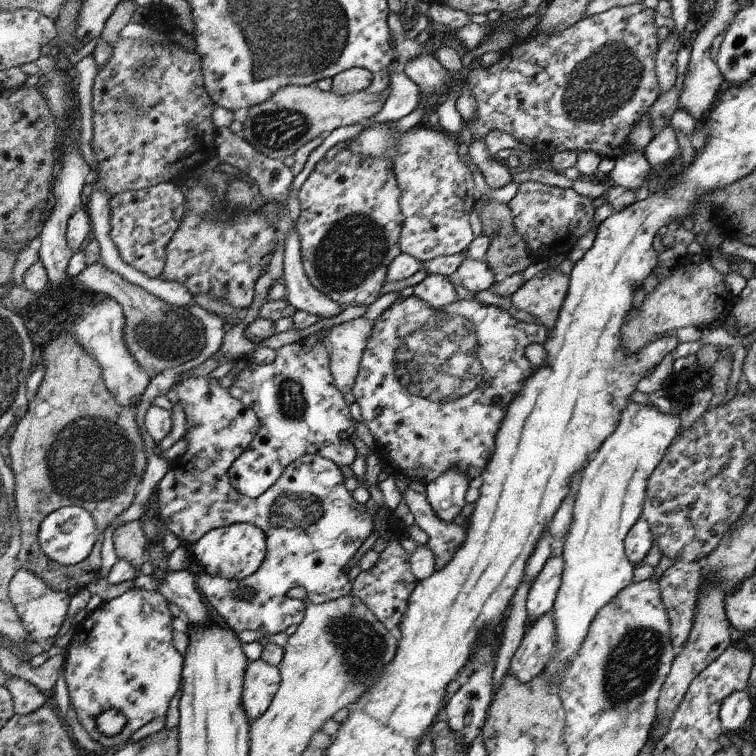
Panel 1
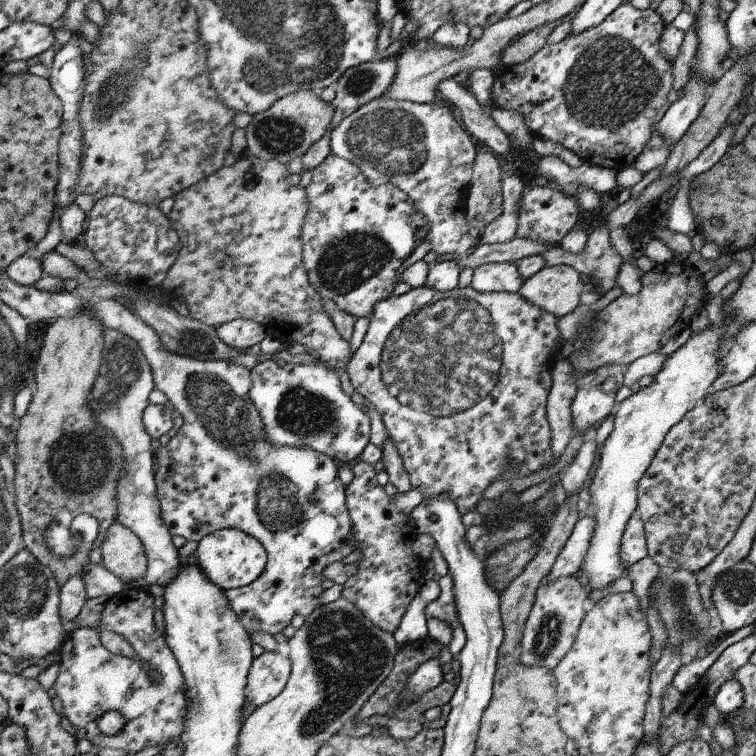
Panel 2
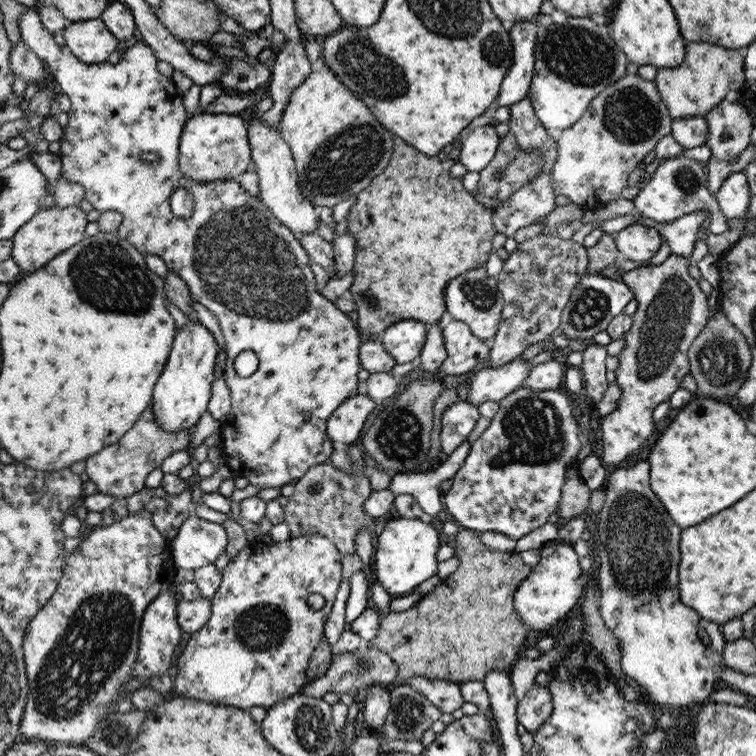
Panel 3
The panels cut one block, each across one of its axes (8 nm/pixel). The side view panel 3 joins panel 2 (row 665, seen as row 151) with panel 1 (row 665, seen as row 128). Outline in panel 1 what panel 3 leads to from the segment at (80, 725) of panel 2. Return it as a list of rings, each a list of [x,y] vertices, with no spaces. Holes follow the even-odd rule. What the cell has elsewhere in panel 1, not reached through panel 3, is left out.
[[[138,588],[127,590],[124,594],[113,598],[112,600],[102,602],[102,604],[92,611],[91,614],[86,616],[84,620],[84,626],[74,635],[75,641],[70,642],[66,649],[64,650],[65,663],[63,666],[63,676],[67,684],[67,689],[69,692],[69,704],[72,704],[72,708],[76,710],[76,716],[83,726],[83,729],[97,742],[100,743],[103,748],[122,748],[126,745],[128,739],[138,728],[142,728],[144,724],[148,724],[154,718],[162,718],[166,715],[168,710],[168,705],[170,700],[178,689],[181,688],[180,680],[182,678],[183,671],[183,656],[174,648],[173,645],[173,632],[174,630],[170,627],[173,616],[168,610],[168,601],[162,596],[158,591],[147,591]],[[113,708],[119,710],[126,717],[126,726],[124,730],[117,734],[115,737],[107,737],[102,734],[98,727],[96,726],[96,719],[99,714],[102,714],[105,710]]]

